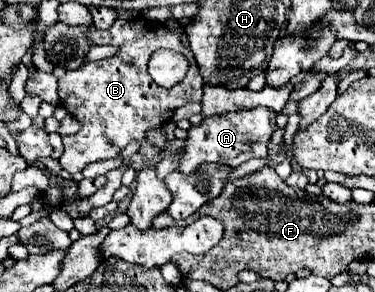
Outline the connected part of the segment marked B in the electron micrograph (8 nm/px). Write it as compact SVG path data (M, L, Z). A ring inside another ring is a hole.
M117 18L111 28L97 30L93 24L89 26L87 34L91 44L111 44L117 48L117 54L105 58L101 62L85 62L77 70L67 70L59 78L59 100L69 110L69 114L77 116L83 110L83 126L73 136L63 136L65 152L59 158L63 170L77 174L83 166L105 160L105 158L119 158L121 150L131 142L141 142L141 154L153 160L159 150L145 142L145 132L157 126L163 126L171 120L173 110L187 102L201 100L203 94L203 78L199 76L199 66L193 58L193 52L181 44L181 32L169 30L161 22L151 22L147 18L123 20ZM157 48L169 48L175 52L185 54L189 60L189 72L185 80L175 84L173 88L161 88L153 82L147 74L147 62Z

